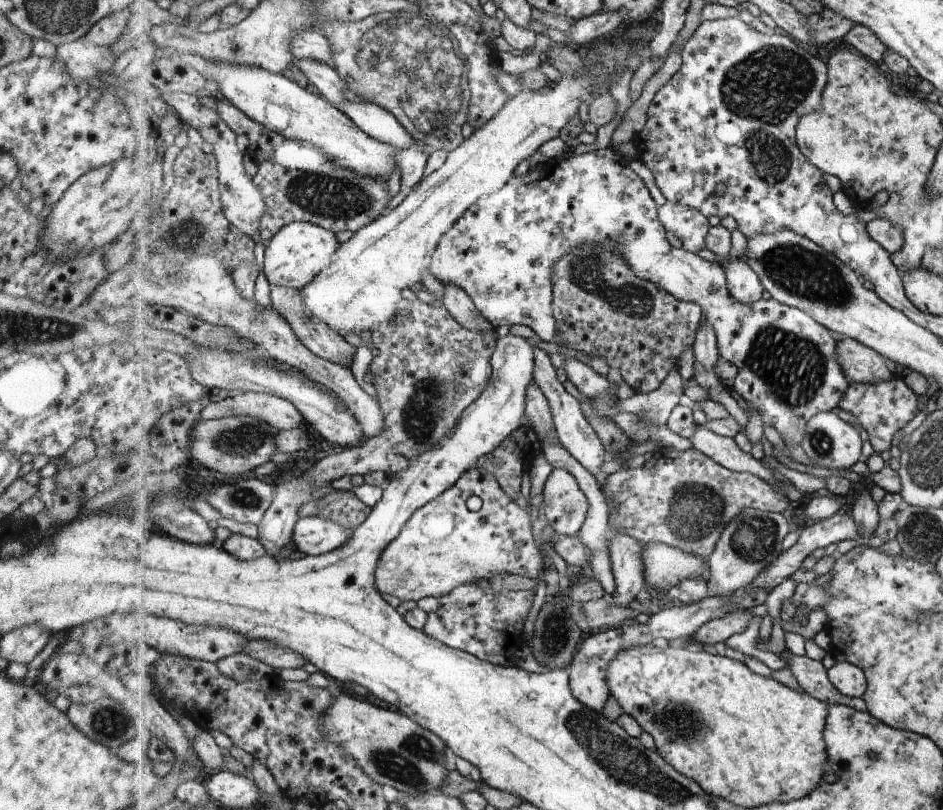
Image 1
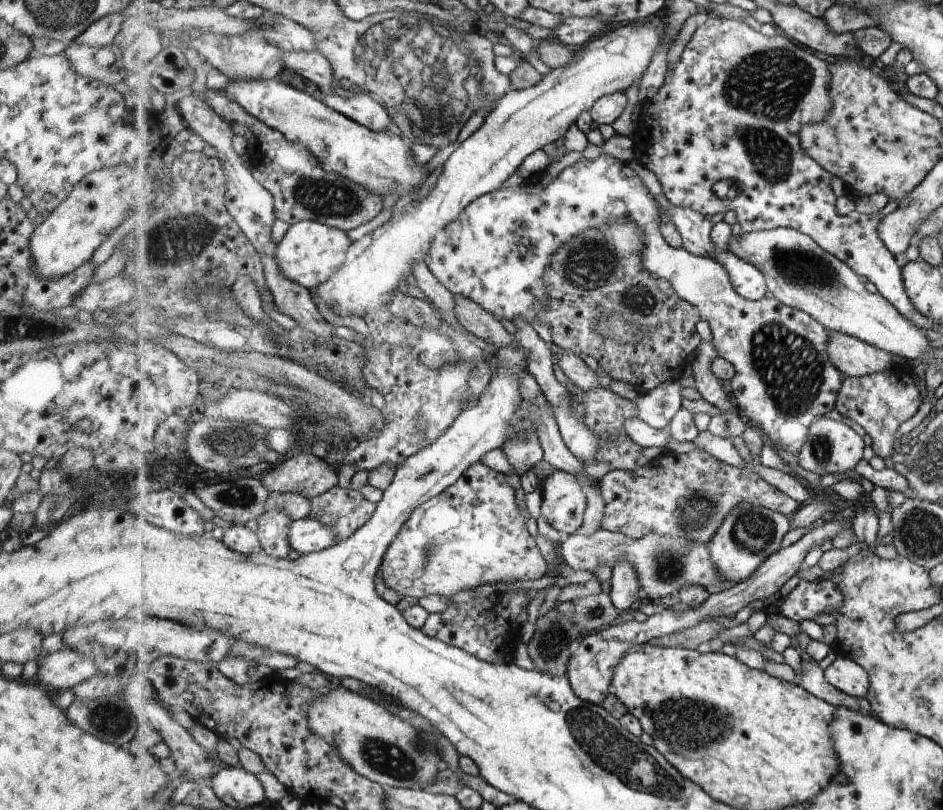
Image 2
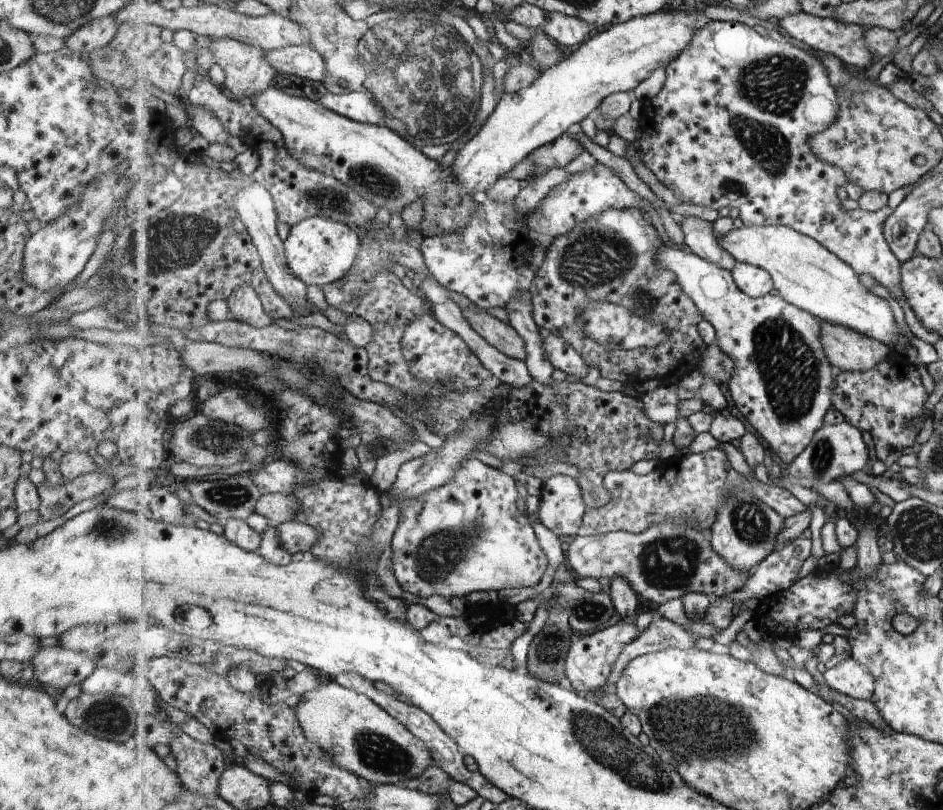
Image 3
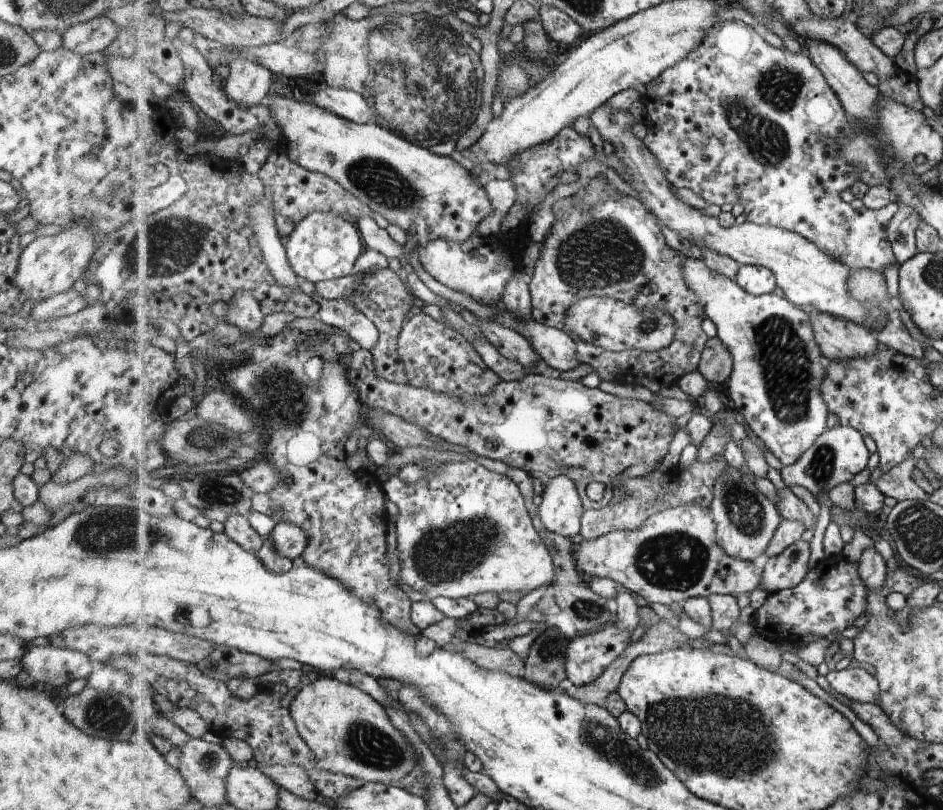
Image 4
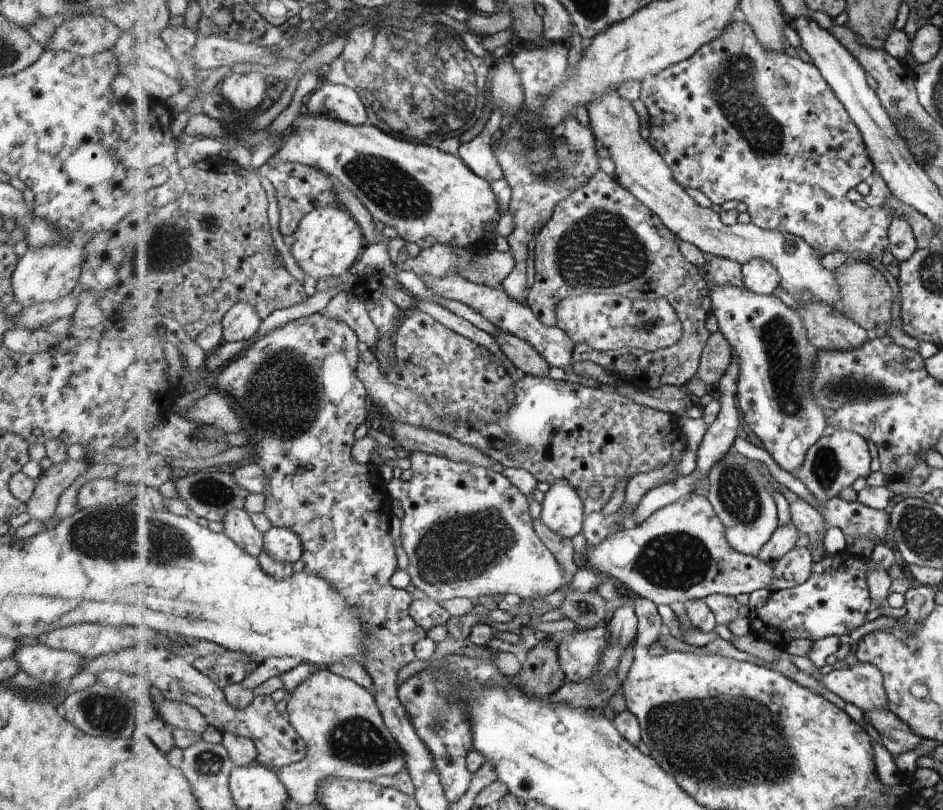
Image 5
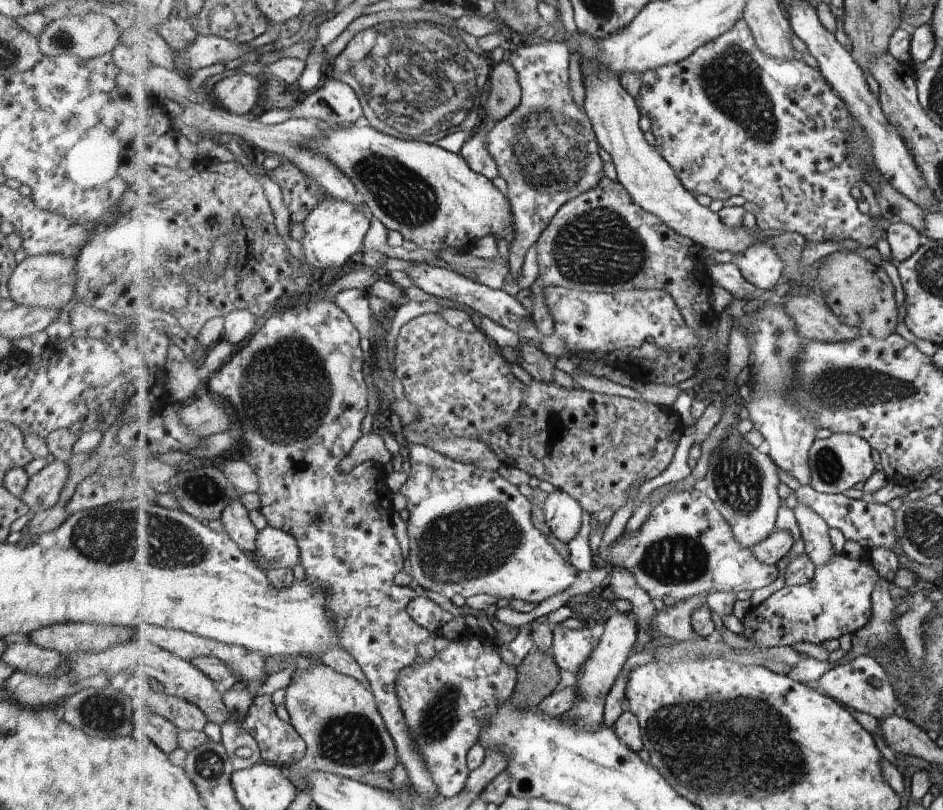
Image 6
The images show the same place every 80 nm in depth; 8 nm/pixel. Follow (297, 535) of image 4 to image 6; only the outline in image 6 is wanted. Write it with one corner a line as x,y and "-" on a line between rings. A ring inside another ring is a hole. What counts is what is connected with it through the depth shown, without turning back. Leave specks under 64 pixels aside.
270,525
264,530
259,531
257,538
257,550
253,553
253,557
264,570
271,567
275,569
292,569
300,563
301,550
295,537
287,529
277,529

